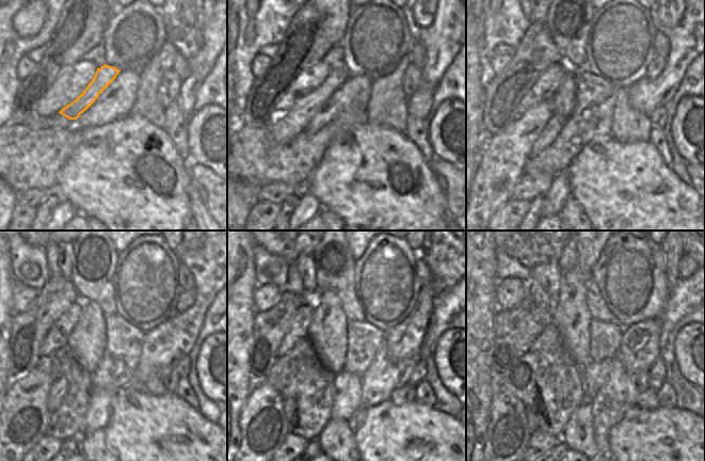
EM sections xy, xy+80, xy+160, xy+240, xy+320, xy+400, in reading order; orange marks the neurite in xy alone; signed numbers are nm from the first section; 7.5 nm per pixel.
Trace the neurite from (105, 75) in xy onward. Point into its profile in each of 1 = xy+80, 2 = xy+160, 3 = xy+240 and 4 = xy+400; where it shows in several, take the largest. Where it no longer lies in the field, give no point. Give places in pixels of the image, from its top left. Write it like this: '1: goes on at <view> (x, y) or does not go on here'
1: goes on at xy+80 (283, 130)
2: goes on at xy+160 (501, 165)
3: goes on at xy+240 (21, 423)
4: goes on at xy+400 (508, 433)

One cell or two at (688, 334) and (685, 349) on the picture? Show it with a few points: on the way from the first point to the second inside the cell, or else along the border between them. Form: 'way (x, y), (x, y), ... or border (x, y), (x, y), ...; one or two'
way (688, 337), (688, 346); one

